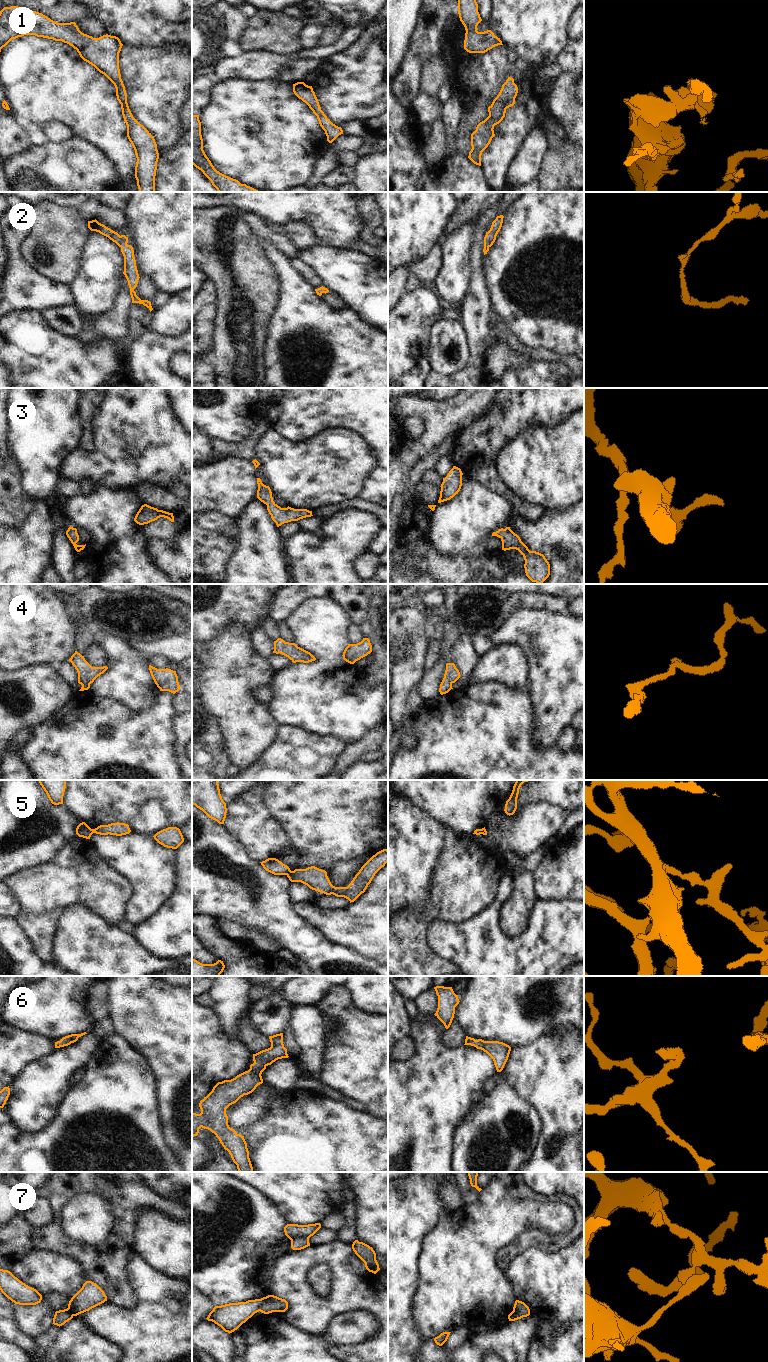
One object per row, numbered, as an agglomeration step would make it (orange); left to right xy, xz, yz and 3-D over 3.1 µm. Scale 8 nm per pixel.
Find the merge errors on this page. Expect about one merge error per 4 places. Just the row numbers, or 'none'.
5, 7

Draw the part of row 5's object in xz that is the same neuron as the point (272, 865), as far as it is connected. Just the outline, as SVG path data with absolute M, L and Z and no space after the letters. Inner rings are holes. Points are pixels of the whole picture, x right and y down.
M268 858L260 863L266 871L274 875L287 875L291 872L287 865L276 858Z

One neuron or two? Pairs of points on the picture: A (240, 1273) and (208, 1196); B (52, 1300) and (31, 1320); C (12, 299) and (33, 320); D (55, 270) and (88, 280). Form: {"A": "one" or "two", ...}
{"A": "one", "B": "one", "C": "two", "D": "two"}

